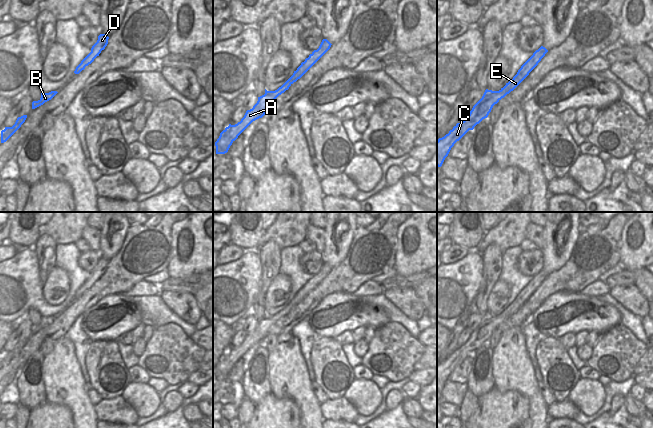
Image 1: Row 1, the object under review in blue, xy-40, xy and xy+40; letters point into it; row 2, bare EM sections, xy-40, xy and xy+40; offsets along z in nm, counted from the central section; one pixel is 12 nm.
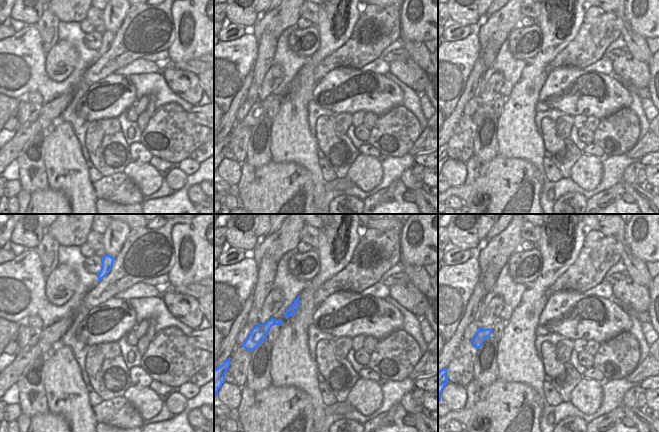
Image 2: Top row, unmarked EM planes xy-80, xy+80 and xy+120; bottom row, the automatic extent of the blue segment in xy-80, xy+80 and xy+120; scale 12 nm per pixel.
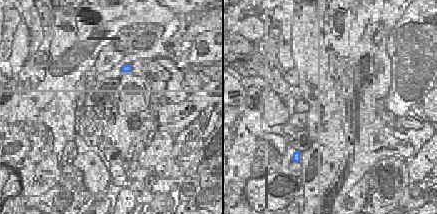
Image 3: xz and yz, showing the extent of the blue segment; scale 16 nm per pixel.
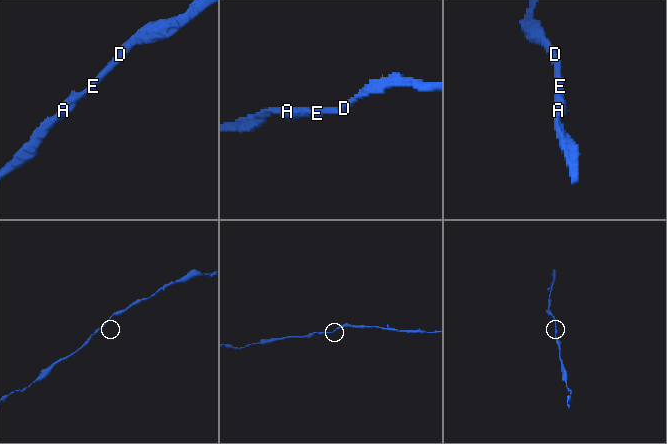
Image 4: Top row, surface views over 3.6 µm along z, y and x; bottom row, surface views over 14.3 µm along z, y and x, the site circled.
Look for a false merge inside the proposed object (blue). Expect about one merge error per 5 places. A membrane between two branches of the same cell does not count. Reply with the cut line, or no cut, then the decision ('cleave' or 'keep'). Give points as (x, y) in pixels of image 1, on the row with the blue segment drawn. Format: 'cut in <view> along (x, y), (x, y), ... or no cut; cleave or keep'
no cut; keep

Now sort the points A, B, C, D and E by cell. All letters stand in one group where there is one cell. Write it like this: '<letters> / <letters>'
A B C D E

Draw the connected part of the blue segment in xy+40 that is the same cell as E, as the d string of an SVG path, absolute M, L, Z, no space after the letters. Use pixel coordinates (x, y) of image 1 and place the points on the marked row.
M543 46L536 50L533 55L521 66L513 79L506 83L506 85L499 91L486 89L482 98L473 106L465 120L461 123L457 123L448 134L437 140L438 167L442 166L454 144L469 130L473 130L477 124L487 118L493 106L513 91L538 65L547 52L548 50Z

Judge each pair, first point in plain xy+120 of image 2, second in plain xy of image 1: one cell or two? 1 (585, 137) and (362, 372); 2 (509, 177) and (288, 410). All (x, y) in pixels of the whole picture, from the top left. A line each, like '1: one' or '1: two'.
1: two
2: one

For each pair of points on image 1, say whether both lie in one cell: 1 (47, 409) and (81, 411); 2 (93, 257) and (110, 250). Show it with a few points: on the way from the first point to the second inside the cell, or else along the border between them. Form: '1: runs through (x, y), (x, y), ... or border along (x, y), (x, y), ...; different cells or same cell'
1: border along (48, 401), (65, 405), (73, 417); different cells
2: border along (98, 253), (101, 257); different cells

